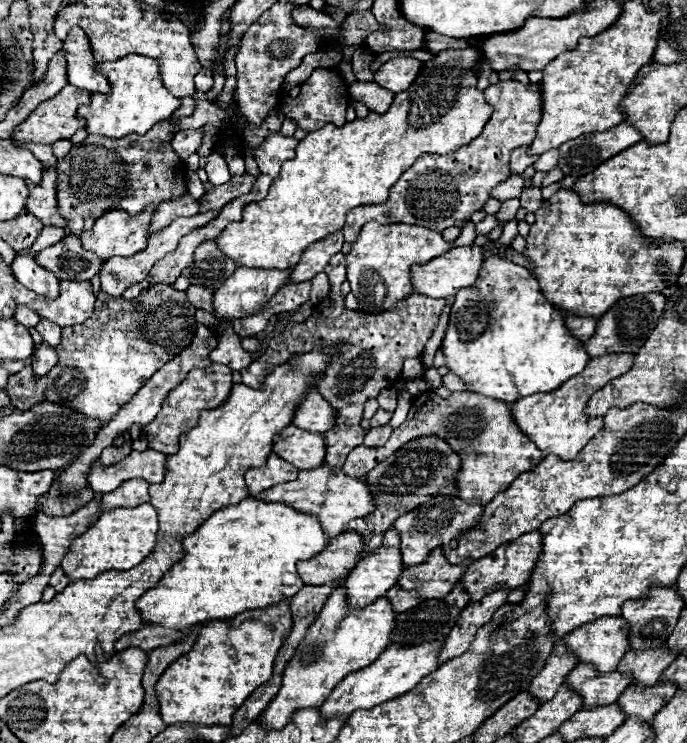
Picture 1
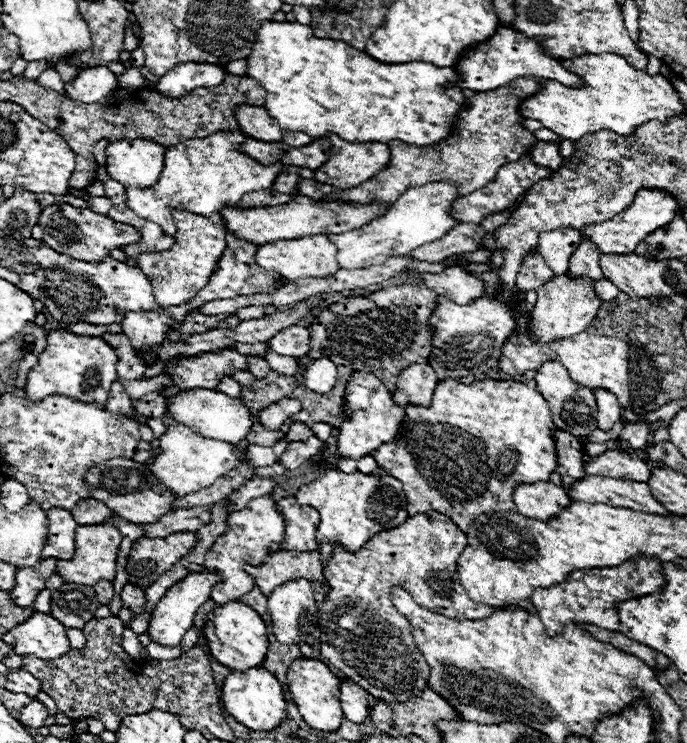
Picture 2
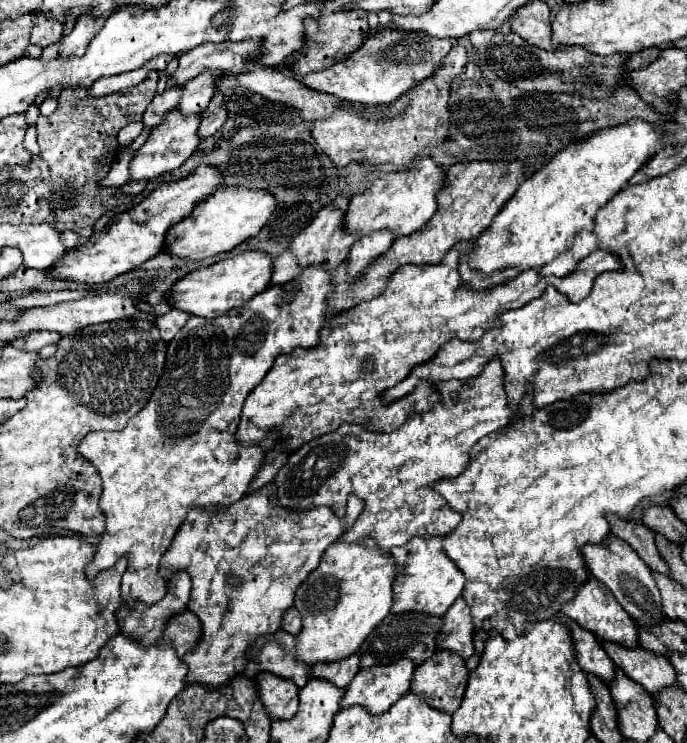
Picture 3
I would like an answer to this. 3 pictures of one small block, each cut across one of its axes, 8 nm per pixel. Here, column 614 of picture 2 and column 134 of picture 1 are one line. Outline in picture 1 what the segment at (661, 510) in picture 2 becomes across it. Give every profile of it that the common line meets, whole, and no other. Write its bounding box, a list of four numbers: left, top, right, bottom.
[102,480,150,510]

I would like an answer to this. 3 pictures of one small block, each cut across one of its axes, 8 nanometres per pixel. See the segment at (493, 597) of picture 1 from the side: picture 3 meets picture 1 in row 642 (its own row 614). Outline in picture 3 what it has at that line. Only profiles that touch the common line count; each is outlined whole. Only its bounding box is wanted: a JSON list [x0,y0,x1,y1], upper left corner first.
[438,598,474,660]

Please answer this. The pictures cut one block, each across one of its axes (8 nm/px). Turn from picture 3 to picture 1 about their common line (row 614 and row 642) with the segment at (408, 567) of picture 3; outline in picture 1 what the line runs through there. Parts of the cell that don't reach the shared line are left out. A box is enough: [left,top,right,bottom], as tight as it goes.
[320,642,442,720]

